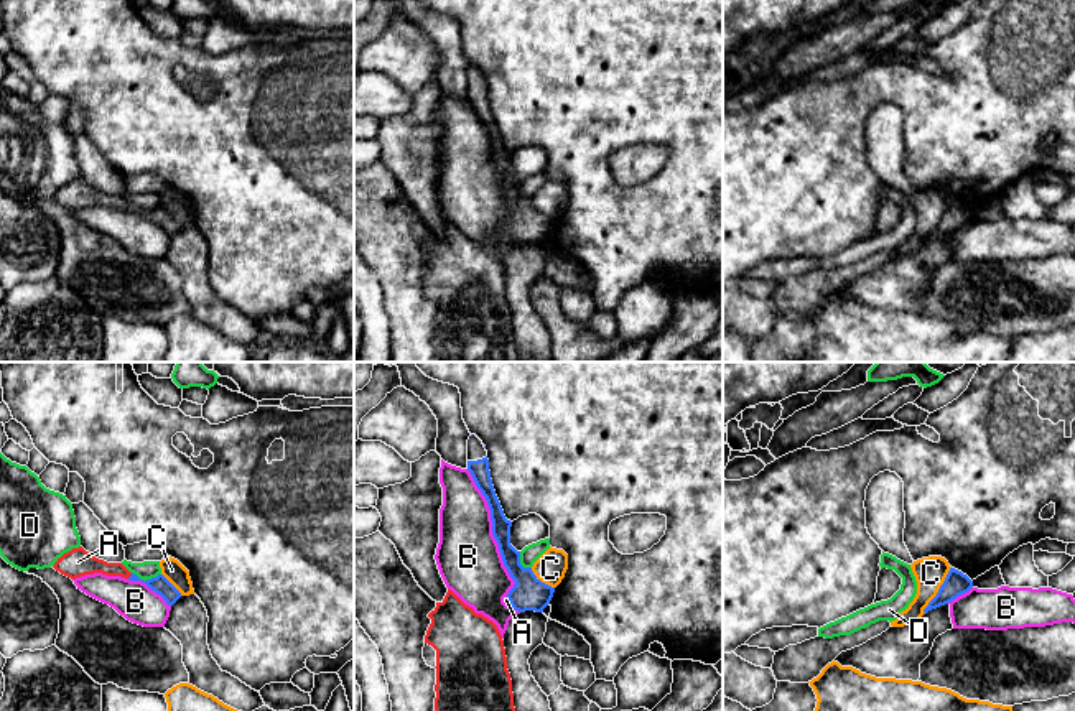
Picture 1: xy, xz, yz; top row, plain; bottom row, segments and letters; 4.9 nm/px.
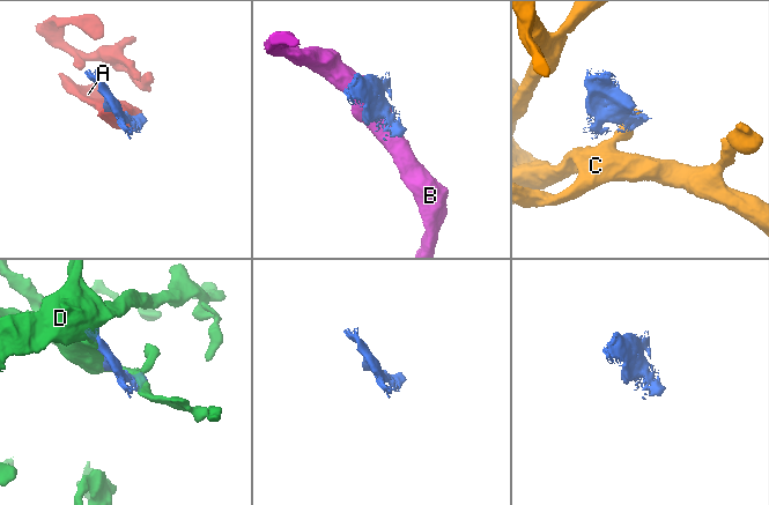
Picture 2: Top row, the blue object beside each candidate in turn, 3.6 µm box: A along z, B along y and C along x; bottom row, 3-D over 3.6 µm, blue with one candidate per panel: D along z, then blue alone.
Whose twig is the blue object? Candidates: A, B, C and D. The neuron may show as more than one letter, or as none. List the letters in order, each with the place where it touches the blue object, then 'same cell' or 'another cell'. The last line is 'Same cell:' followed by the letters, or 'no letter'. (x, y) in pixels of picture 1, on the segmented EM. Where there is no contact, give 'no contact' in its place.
A: meets blue in xy at (130, 576); same cell
B: meets blue in xz at (493, 534); another cell
C: meets blue in yz at (939, 590); another cell
D: meets blue in xy at (147, 580); another cell
Same cell: A

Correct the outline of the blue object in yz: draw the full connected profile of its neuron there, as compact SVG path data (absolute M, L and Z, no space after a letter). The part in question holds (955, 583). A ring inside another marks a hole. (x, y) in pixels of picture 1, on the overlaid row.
M950 568L937 596L928 602L924 612L927 614L932 609L937 609L940 606L952 602L958 596L968 592L971 588L973 588L973 581L966 574L963 574L961 571L955 568Z

